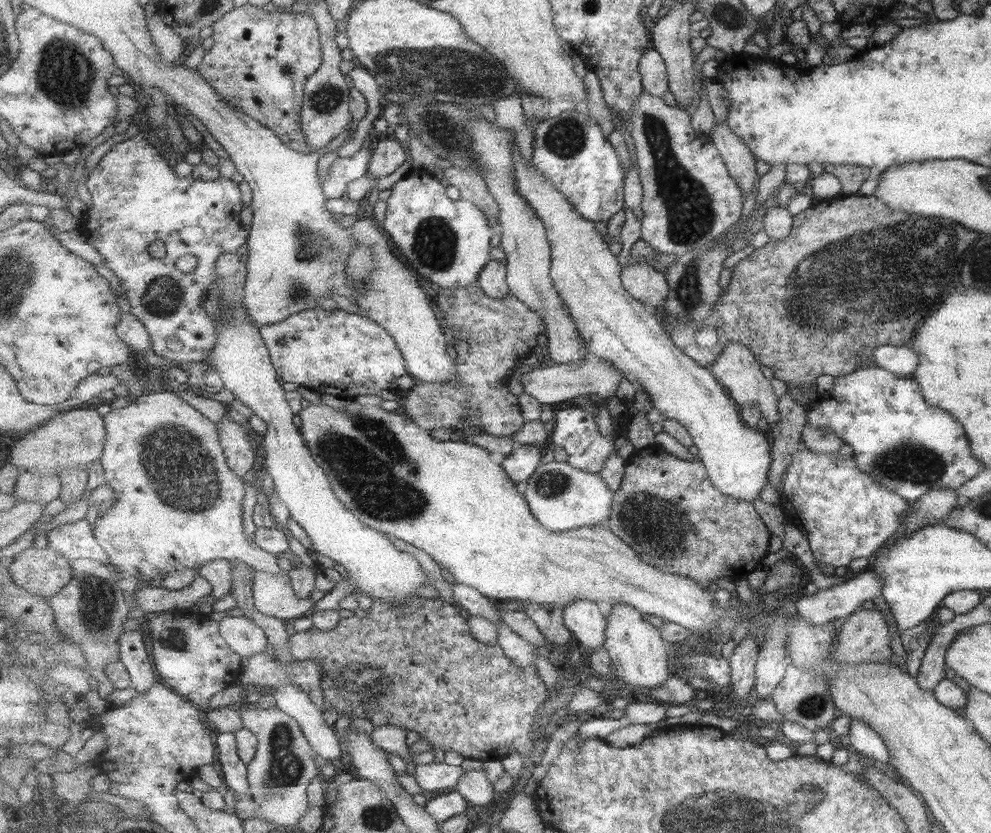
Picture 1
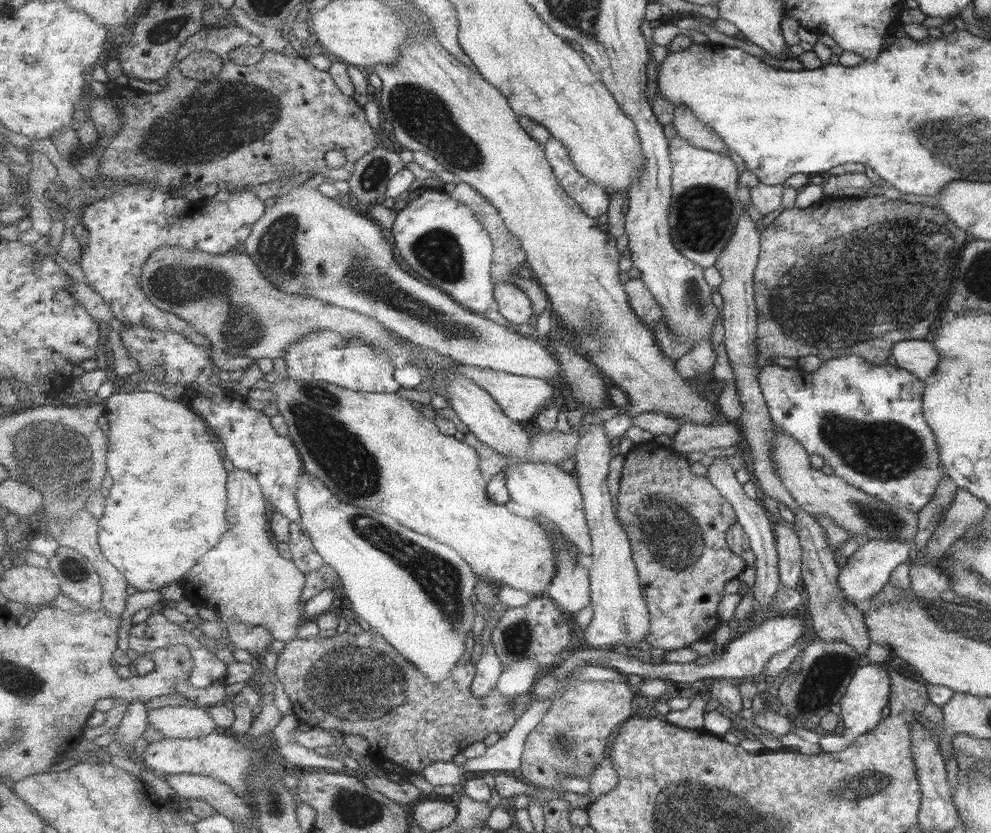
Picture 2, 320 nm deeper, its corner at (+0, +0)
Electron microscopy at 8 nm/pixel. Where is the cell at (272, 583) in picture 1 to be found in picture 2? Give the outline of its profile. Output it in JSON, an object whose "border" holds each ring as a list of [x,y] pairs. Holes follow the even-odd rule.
{"border":[[[238,468],[233,469],[228,476],[228,507],[227,507],[227,518],[229,523],[228,531],[225,532],[225,534],[222,536],[222,539],[220,540],[220,543],[217,544],[216,547],[213,547],[205,556],[202,556],[198,563],[189,571],[187,572],[185,578],[183,578],[182,582],[180,583],[180,589],[181,595],[186,596],[188,598],[191,598],[193,601],[193,604],[198,604],[201,607],[207,607],[213,609],[216,614],[218,615],[219,622],[221,626],[227,626],[230,622],[240,622],[241,624],[252,624],[253,626],[264,626],[271,634],[274,636],[276,640],[288,642],[288,641],[294,641],[297,639],[297,636],[299,636],[299,628],[298,626],[303,623],[303,610],[304,608],[301,607],[301,601],[303,600],[303,592],[305,589],[305,584],[307,583],[305,573],[295,564],[295,561],[292,559],[283,558],[281,554],[279,554],[279,550],[277,550],[277,546],[273,546],[273,540],[271,540],[271,536],[269,536],[269,515],[267,514],[267,510],[272,510],[271,508],[267,508],[267,498],[265,498],[264,490],[262,486],[260,485],[260,482],[257,480],[256,476],[253,476],[250,472],[247,472],[245,470],[239,470]]]}

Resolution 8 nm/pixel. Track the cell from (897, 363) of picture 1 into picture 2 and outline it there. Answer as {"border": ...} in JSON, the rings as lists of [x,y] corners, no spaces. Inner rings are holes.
{"border":[[[923,339],[901,341],[893,346],[892,353],[896,367],[923,382],[933,375],[940,361],[940,355],[933,344]]]}

